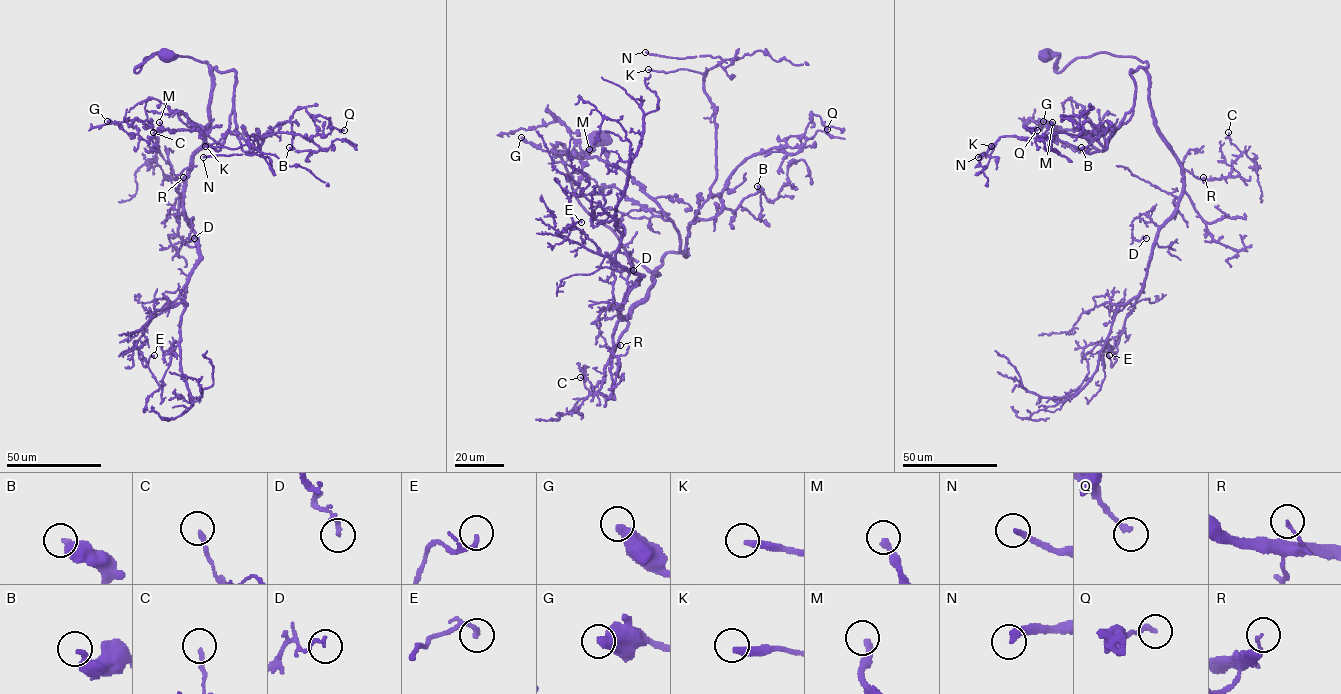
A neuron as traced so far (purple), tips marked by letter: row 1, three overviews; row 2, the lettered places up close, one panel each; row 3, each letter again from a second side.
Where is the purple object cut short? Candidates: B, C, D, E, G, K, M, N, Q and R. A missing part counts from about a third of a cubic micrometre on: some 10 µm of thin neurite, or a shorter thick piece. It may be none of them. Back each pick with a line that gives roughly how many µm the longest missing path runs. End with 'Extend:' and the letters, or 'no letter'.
N: about 90 µm are missing
Extend: N

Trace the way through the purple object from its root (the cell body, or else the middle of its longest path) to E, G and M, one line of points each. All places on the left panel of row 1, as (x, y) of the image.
E: (167, 57), (134, 72), (189, 56), (211, 94), (184, 192), (199, 258), (136, 343), (144, 365), (154, 355)
G: (167, 57), (134, 72), (168, 52), (235, 72), (221, 148), (198, 130), (145, 140), (107, 121)
M: (167, 57), (134, 72), (157, 52), (234, 70), (233, 106), (219, 150), (159, 122)

